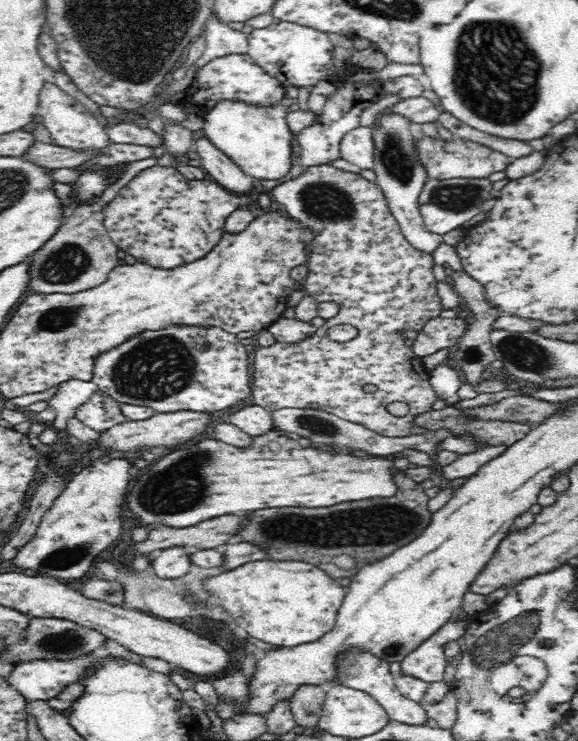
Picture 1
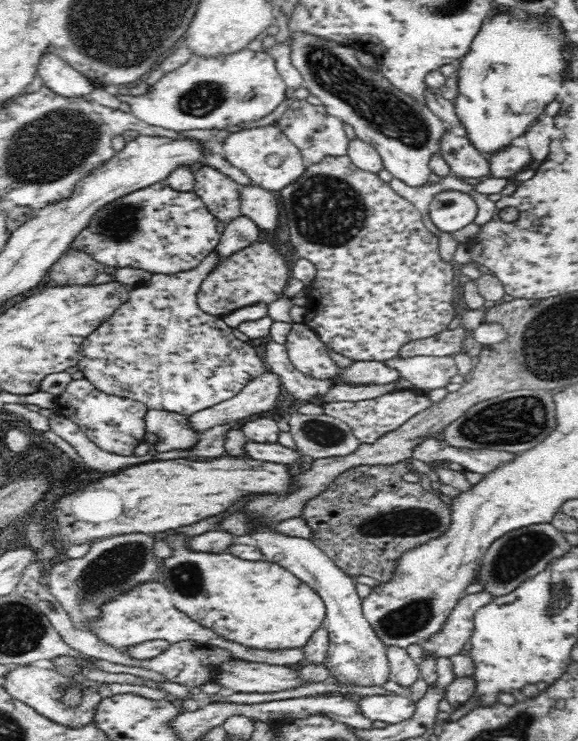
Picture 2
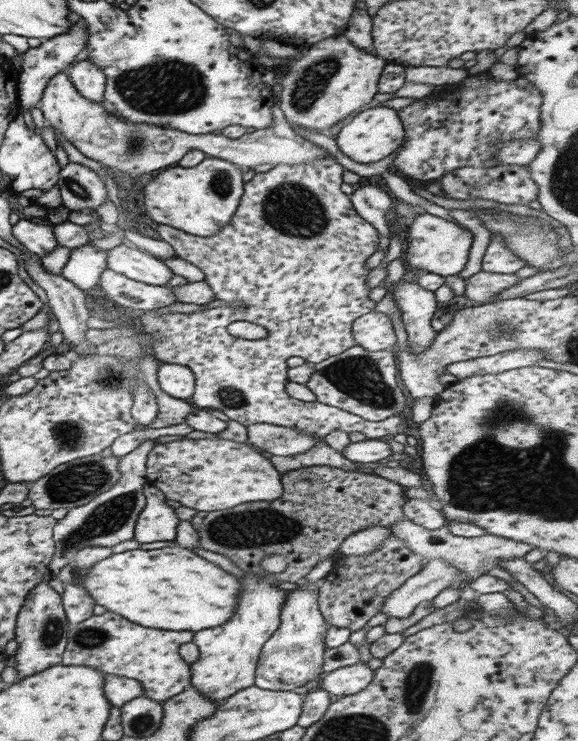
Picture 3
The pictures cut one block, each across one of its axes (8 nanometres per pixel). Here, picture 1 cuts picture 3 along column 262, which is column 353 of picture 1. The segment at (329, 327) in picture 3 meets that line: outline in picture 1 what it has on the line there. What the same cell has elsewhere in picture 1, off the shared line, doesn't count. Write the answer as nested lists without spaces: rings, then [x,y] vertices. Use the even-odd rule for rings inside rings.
[[[329,164],[309,166],[305,167],[304,173],[297,178],[292,178],[276,185],[271,189],[270,193],[272,201],[276,205],[283,205],[284,210],[288,212],[289,216],[294,220],[297,220],[300,224],[303,224],[304,228],[313,232],[313,239],[309,242],[310,256],[308,256],[308,260],[305,262],[309,271],[308,277],[306,277],[306,282],[304,282],[305,294],[310,295],[319,303],[336,302],[340,310],[336,316],[326,319],[325,323],[317,328],[314,331],[314,334],[312,334],[310,338],[306,338],[306,340],[296,342],[296,344],[276,342],[272,344],[272,346],[266,348],[255,348],[254,358],[250,360],[252,363],[250,390],[254,399],[254,404],[260,405],[262,408],[266,408],[266,410],[269,410],[270,412],[280,410],[280,408],[308,408],[308,404],[318,404],[318,409],[323,409],[324,412],[332,413],[334,416],[338,416],[338,418],[353,422],[354,424],[361,424],[378,434],[392,438],[400,435],[410,435],[428,431],[423,430],[423,428],[418,427],[418,425],[414,425],[412,420],[414,420],[414,416],[432,410],[432,404],[437,400],[436,391],[434,391],[434,387],[430,384],[429,371],[423,365],[423,360],[414,354],[414,351],[412,351],[401,332],[406,332],[406,330],[408,330],[408,332],[420,332],[428,320],[440,316],[440,312],[444,310],[444,307],[440,305],[440,297],[437,293],[437,281],[436,278],[434,278],[434,274],[432,274],[432,268],[434,268],[435,265],[432,253],[419,251],[406,240],[406,237],[402,234],[401,228],[399,227],[398,221],[391,213],[388,203],[386,203],[386,197],[384,197],[382,191],[380,191],[380,187],[378,187],[376,183],[363,178],[360,173],[342,170]],[[336,324],[351,324],[354,328],[358,329],[358,335],[345,343],[327,341],[325,335],[326,330]],[[396,401],[406,402],[406,404],[408,404],[408,416],[397,417],[388,412],[386,406],[391,402]]]

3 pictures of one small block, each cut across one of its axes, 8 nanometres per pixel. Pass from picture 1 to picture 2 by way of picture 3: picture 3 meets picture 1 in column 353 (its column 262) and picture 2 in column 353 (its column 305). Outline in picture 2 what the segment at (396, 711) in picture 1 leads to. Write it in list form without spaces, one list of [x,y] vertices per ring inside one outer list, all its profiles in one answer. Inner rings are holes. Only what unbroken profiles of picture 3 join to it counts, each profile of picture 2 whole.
[[[252,526],[248,535],[239,541],[258,548],[266,560],[278,563],[295,574],[302,582],[312,587],[325,603],[326,617],[323,624],[328,631],[329,647],[323,664],[330,671],[331,680],[338,684],[358,686],[382,686],[389,680],[387,646],[379,639],[368,619],[364,617],[361,598],[356,593],[353,577],[348,576],[314,542],[301,537],[276,533],[274,526]]]

